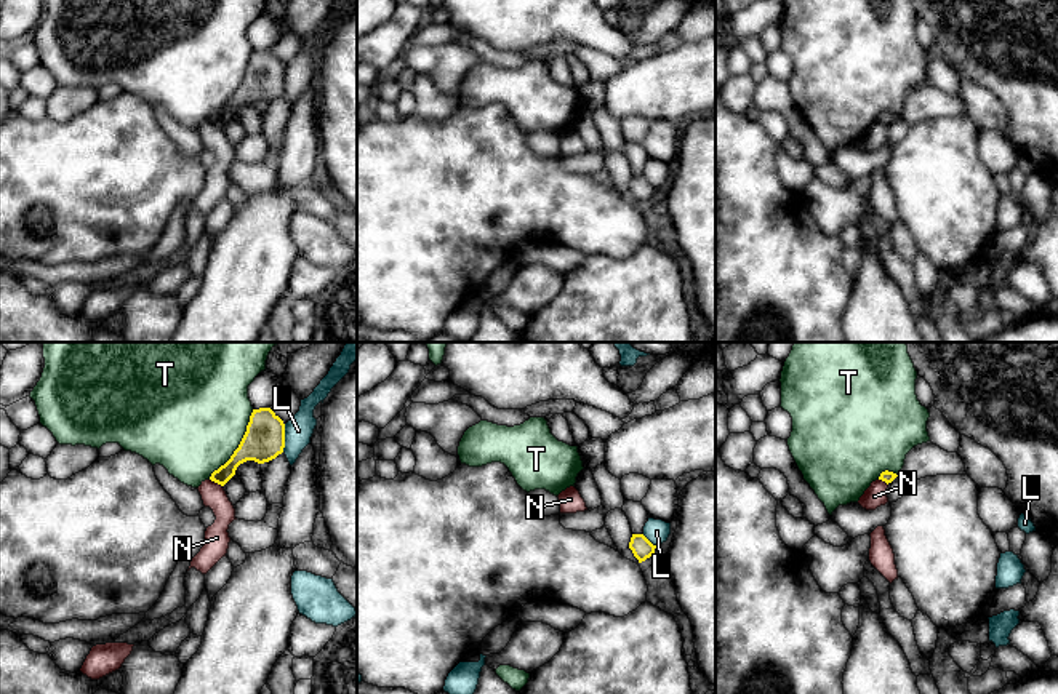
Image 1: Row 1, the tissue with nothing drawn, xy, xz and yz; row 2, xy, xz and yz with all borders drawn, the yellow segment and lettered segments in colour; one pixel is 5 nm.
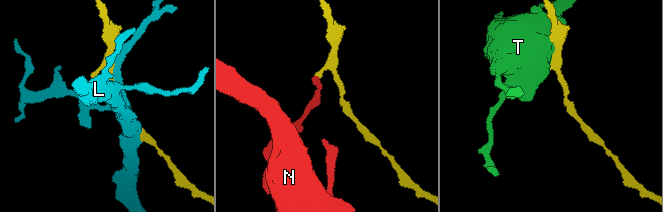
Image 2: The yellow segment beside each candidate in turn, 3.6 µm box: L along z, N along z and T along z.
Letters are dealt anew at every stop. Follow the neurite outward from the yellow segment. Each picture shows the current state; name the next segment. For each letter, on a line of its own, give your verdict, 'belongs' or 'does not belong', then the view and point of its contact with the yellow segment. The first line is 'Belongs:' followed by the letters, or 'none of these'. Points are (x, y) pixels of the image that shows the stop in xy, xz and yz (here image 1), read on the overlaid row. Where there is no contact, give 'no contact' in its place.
Belongs: none of these
L: does not belong; meets yellow in xy at (284, 438)
N: does not belong; meets yellow in xy at (216, 482)
T: does not belong; meets yellow in xy at (239, 445)

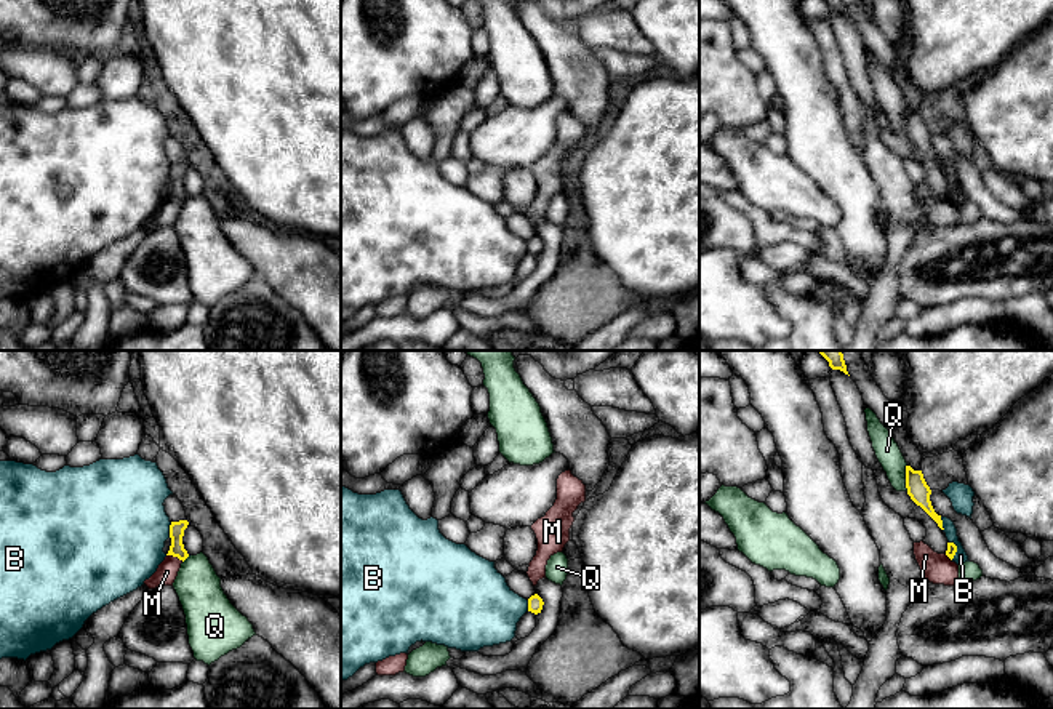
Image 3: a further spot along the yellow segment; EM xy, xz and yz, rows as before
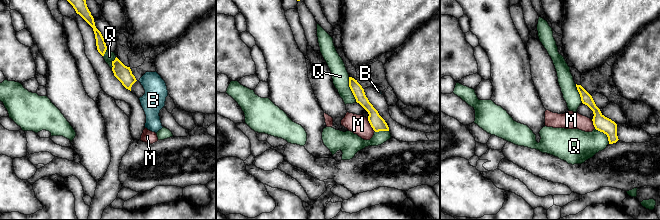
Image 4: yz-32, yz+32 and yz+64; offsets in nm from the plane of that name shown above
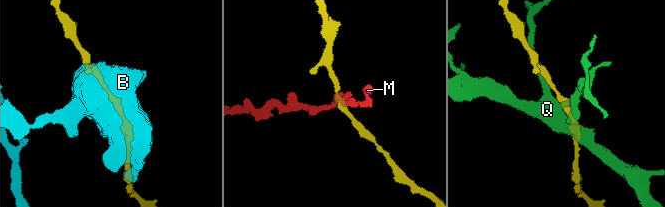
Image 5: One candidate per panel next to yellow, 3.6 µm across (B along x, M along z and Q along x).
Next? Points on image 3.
Belongs: none of these
B: does not belong; meets yellow in xy at (170, 530)
M: does not belong; meets yellow in xy at (175, 556)
Q: does not belong; meets yellow in yz at (906, 477)

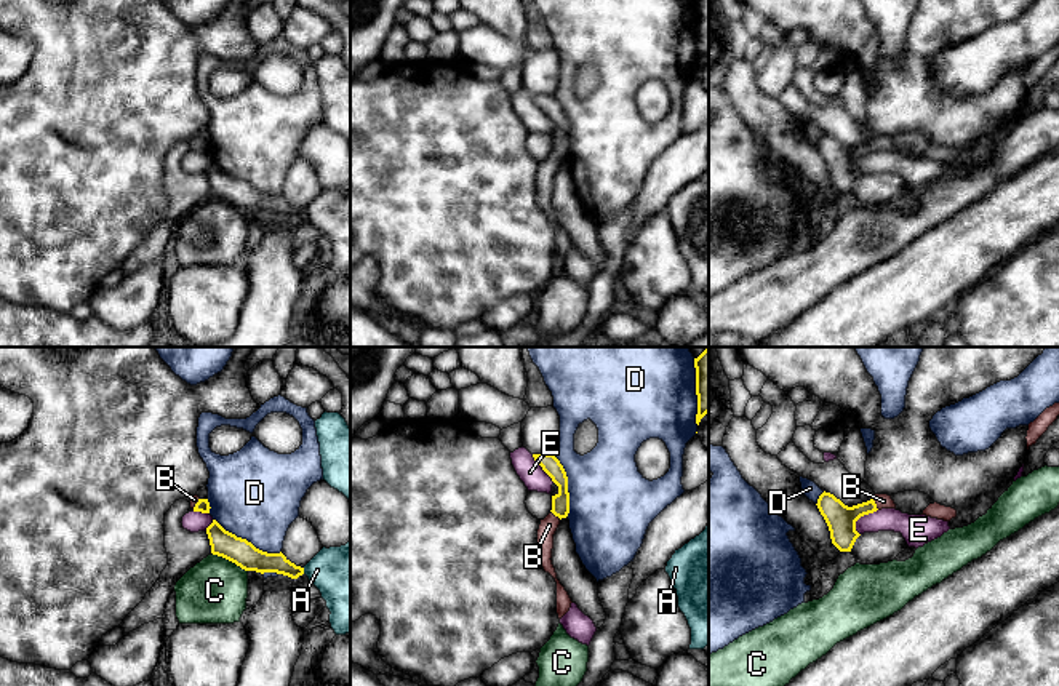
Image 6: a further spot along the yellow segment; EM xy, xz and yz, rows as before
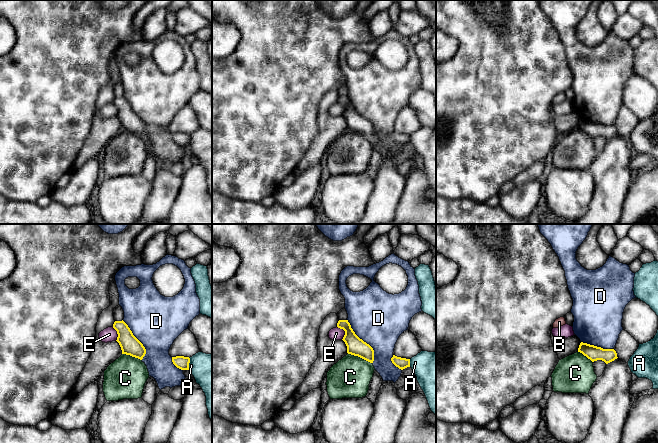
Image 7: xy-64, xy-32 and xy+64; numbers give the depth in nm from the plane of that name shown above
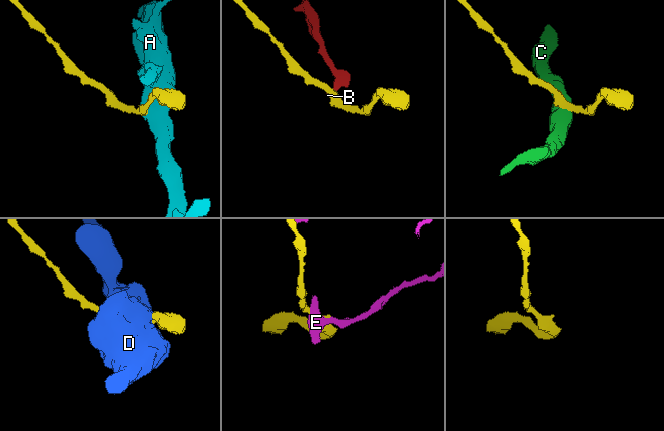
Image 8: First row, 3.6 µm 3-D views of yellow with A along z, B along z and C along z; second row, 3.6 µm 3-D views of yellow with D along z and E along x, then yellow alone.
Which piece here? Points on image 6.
Belongs: B
A: does not belong; meets yellow in xy at (303, 571)
B: belongs; meets yellow in yz at (875, 504)
C: does not belong; meets yellow in xy at (229, 560)
D: does not belong; meets yellow in xy at (245, 539)
E: does not belong; meets yellow in yz at (859, 517)

